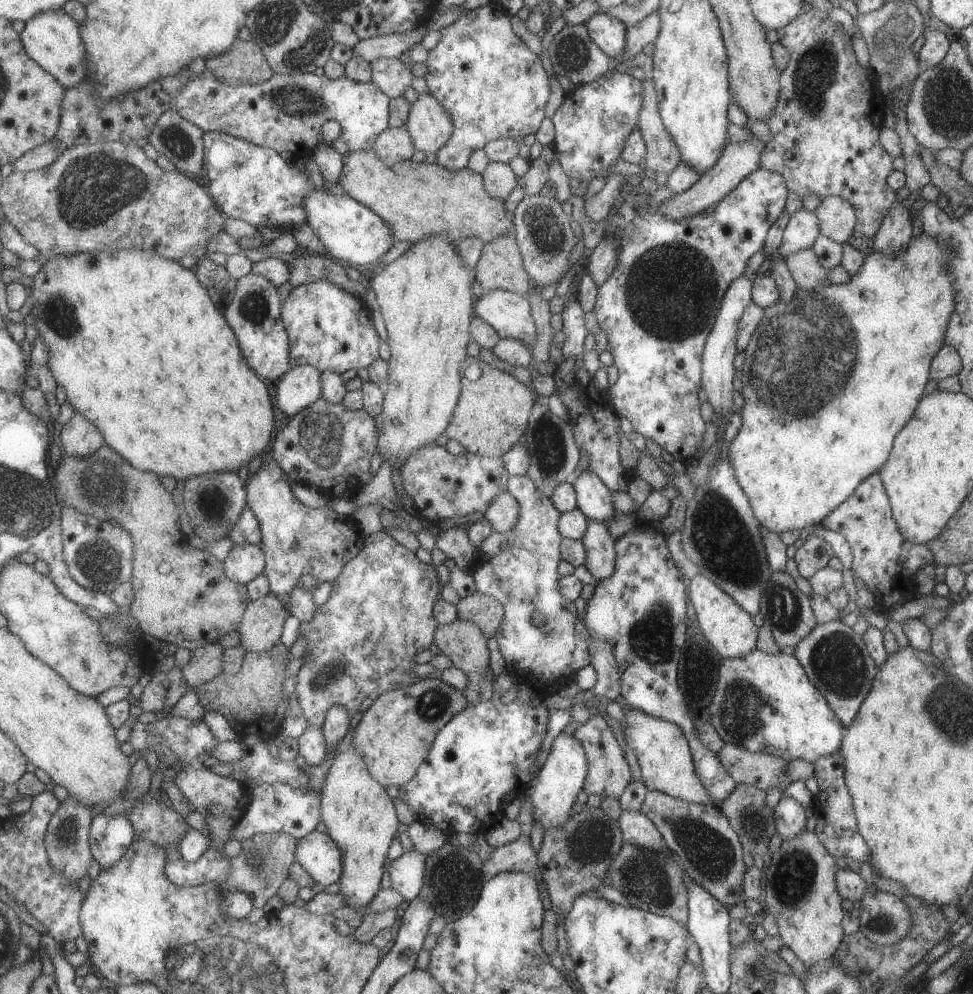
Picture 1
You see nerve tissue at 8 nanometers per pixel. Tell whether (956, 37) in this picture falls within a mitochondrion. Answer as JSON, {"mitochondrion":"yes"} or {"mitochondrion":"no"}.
{"mitochondrion":"no"}

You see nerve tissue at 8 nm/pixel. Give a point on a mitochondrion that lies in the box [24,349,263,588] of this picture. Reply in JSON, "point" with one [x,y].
{"point":[100,484]}

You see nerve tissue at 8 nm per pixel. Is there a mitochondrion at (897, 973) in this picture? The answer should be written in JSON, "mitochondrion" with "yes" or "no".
{"mitochondrion":"no"}

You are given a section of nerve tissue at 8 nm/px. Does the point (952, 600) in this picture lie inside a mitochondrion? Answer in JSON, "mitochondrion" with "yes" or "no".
{"mitochondrion":"no"}

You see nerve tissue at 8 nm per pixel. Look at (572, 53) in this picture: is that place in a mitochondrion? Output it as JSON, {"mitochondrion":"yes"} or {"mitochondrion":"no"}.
{"mitochondrion":"yes"}

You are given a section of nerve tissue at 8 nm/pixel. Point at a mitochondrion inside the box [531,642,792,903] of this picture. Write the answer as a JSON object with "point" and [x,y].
{"point":[709,851]}

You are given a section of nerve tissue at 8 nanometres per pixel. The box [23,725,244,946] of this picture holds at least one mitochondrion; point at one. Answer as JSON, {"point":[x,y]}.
{"point":[64,832]}

